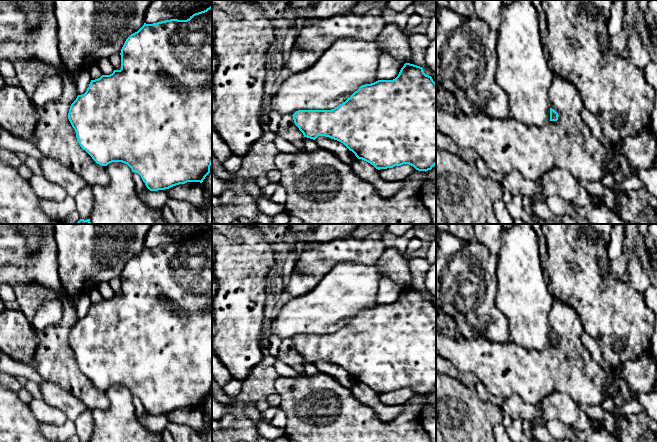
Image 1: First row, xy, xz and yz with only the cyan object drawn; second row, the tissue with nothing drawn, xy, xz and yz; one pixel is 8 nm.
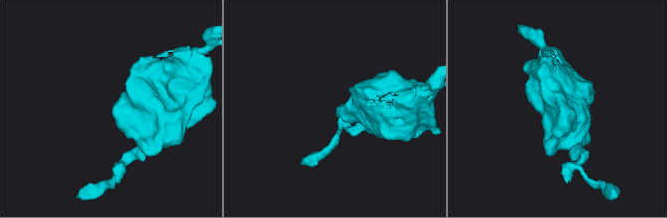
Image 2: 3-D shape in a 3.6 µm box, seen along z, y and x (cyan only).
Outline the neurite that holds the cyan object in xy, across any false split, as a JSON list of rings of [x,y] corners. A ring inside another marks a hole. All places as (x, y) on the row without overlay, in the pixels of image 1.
[[[212,230],[190,240],[187,244],[170,243],[144,249],[131,258],[121,273],[121,293],[110,299],[91,304],[86,316],[78,319],[71,328],[68,343],[76,356],[76,362],[83,374],[99,389],[112,386],[127,388],[132,396],[138,397],[150,415],[169,413],[187,406],[202,407],[210,397],[212,387]]]

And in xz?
[[[405,287],[395,303],[362,309],[334,333],[298,334],[292,340],[304,361],[315,364],[318,360],[325,360],[337,364],[358,383],[378,394],[409,388],[418,395],[426,396],[436,388],[436,307],[420,290]]]

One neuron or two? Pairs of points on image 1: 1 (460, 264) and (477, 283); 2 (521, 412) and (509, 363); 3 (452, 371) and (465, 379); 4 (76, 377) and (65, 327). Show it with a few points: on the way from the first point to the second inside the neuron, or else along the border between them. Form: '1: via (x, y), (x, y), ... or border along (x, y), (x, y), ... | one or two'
1: via (465, 269), (472, 278) | one
2: border along (504, 398), (518, 395), (528, 403), (539, 404) | two
3: via (455, 373), (462, 377) | one
4: via (64, 365), (61, 362), (61, 339) | one

